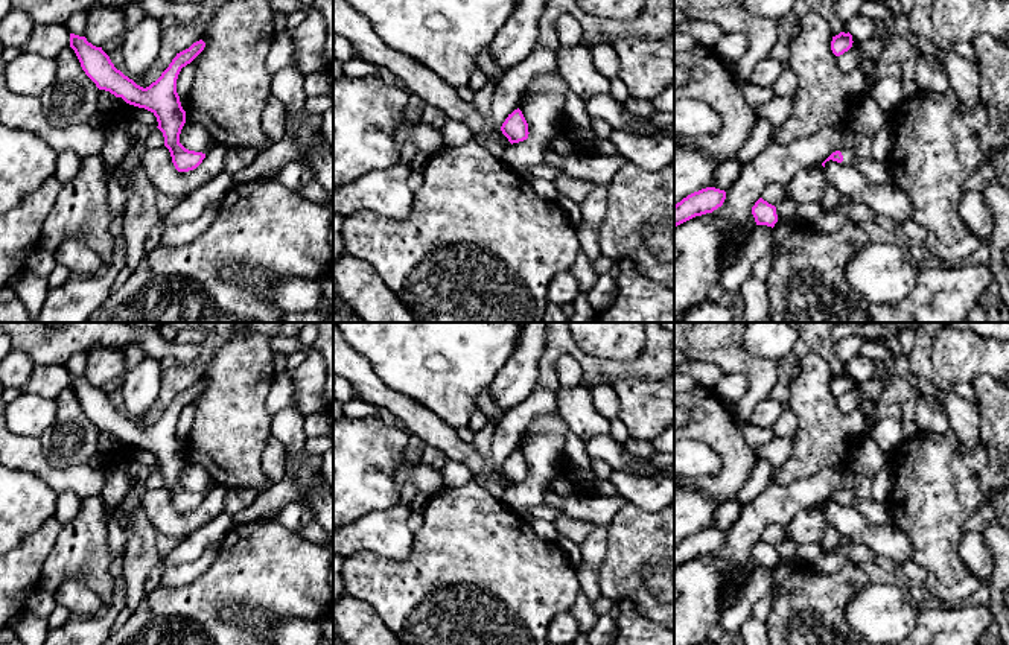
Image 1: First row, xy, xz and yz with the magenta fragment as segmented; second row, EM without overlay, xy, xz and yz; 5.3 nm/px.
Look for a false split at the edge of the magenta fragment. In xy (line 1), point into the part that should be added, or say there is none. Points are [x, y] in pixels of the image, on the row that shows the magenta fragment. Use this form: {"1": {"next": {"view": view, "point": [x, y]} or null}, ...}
{"1": {"next": null}}

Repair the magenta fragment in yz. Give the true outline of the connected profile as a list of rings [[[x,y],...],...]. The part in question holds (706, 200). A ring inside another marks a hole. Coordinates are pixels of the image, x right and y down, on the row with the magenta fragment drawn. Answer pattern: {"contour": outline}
{"contour": [[[706,187],[683,198],[674,205],[674,227],[706,213],[712,213],[723,205],[726,192]]]}

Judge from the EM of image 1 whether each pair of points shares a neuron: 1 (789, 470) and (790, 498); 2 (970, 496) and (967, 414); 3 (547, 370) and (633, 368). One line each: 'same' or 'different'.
1: different
2: different
3: same

